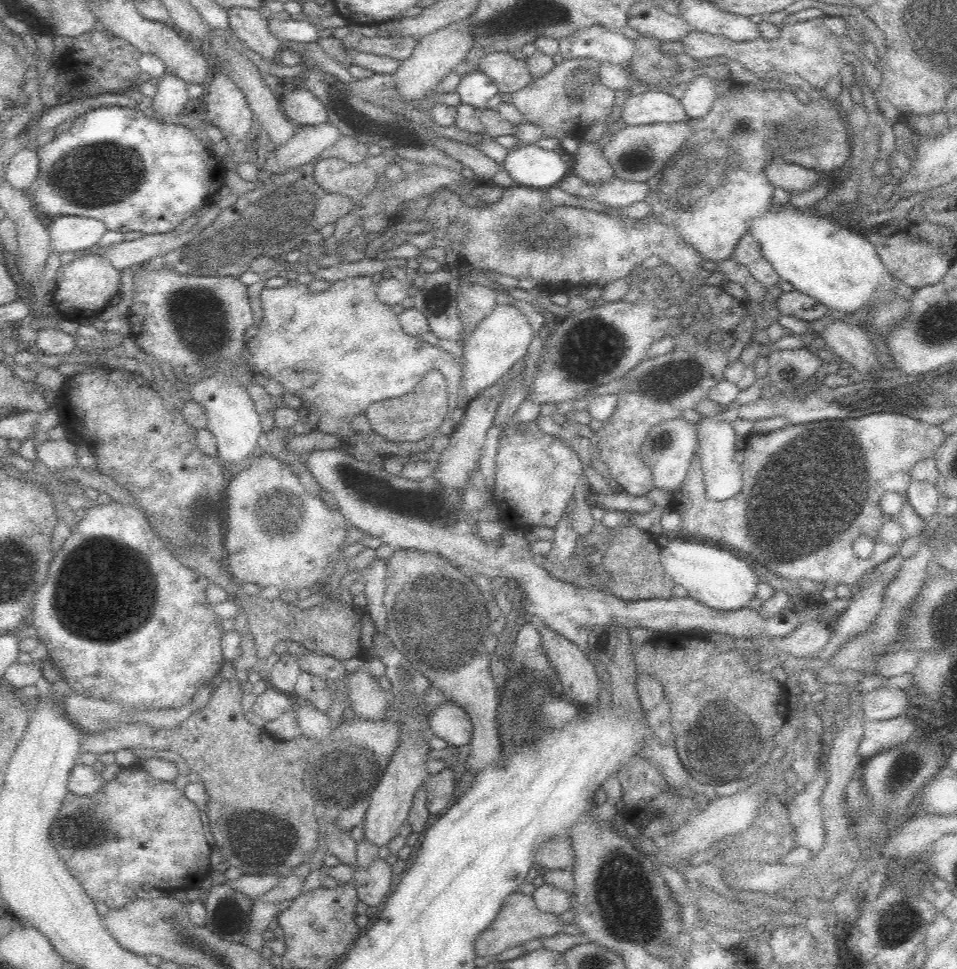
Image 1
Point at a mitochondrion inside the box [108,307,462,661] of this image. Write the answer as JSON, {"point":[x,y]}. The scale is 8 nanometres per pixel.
{"point":[277,526]}

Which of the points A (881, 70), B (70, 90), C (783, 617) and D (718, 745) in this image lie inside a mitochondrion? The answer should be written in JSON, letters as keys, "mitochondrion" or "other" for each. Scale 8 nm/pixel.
{"A":"other","B":"other","C":"other","D":"mitochondrion"}

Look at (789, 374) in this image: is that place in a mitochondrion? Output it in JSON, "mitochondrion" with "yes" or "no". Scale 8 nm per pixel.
{"mitochondrion":"no"}

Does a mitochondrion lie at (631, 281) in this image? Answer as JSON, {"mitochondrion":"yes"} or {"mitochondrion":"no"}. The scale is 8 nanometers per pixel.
{"mitochondrion":"no"}

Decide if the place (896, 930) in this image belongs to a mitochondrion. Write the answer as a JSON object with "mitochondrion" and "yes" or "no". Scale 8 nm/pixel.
{"mitochondrion":"yes"}

